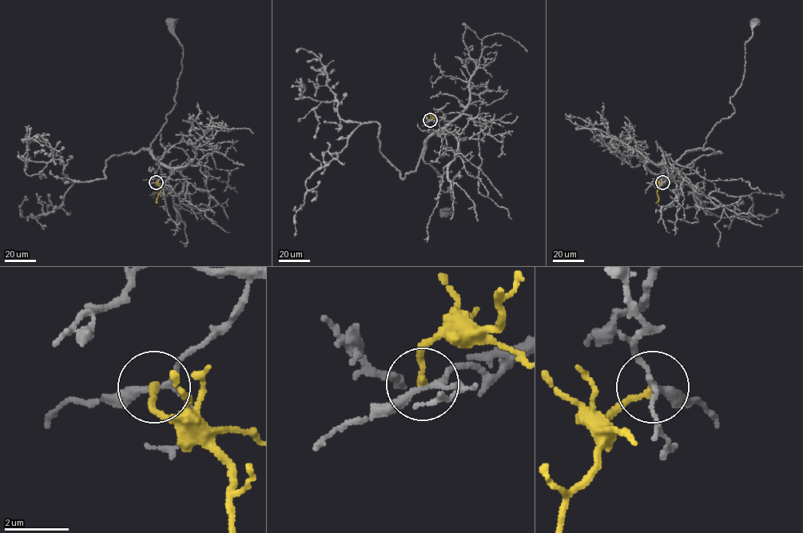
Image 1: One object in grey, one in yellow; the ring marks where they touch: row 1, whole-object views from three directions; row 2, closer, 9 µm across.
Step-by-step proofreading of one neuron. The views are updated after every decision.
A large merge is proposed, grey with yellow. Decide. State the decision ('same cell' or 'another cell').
another cell

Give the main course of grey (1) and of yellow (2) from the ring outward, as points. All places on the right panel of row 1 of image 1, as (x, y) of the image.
1: (662, 182), (665, 168), (704, 147), (713, 126), (734, 112), (730, 97), (741, 84), (754, 23)
2: (662, 182), (657, 190), (658, 200), (655, 203)

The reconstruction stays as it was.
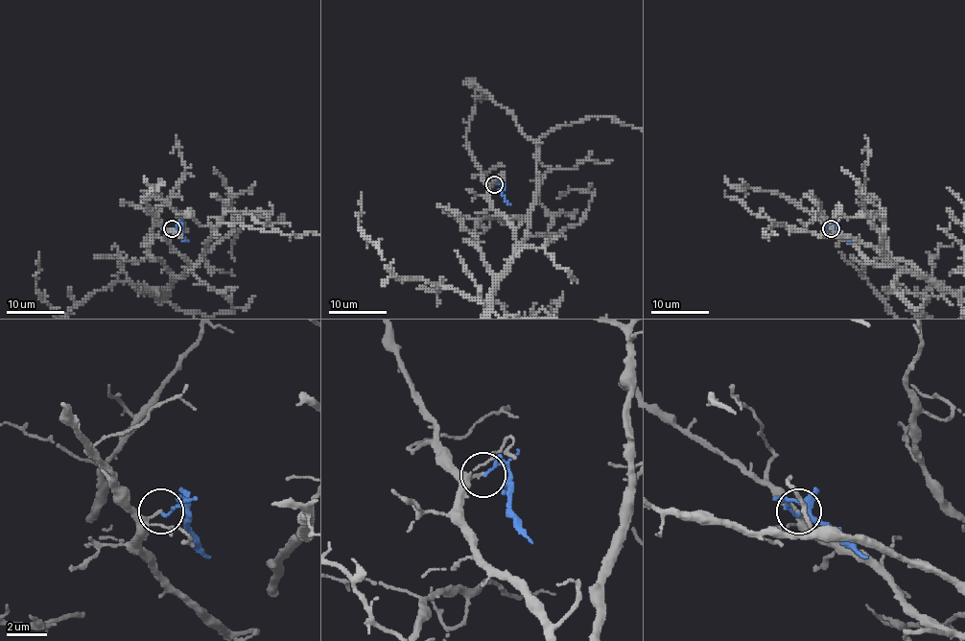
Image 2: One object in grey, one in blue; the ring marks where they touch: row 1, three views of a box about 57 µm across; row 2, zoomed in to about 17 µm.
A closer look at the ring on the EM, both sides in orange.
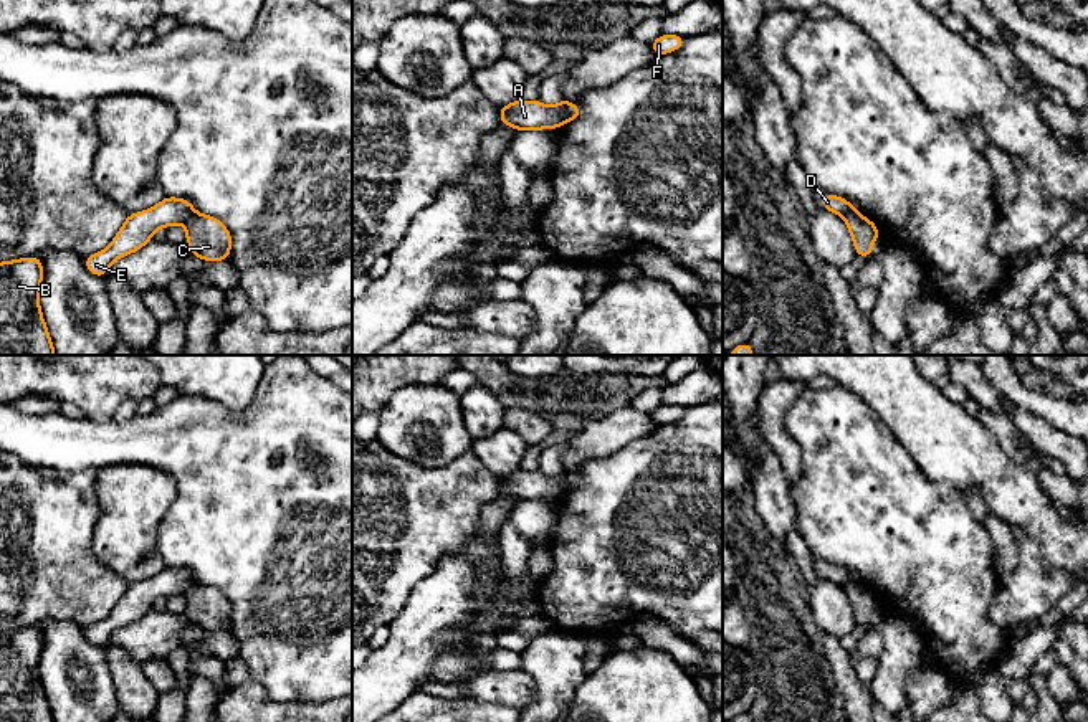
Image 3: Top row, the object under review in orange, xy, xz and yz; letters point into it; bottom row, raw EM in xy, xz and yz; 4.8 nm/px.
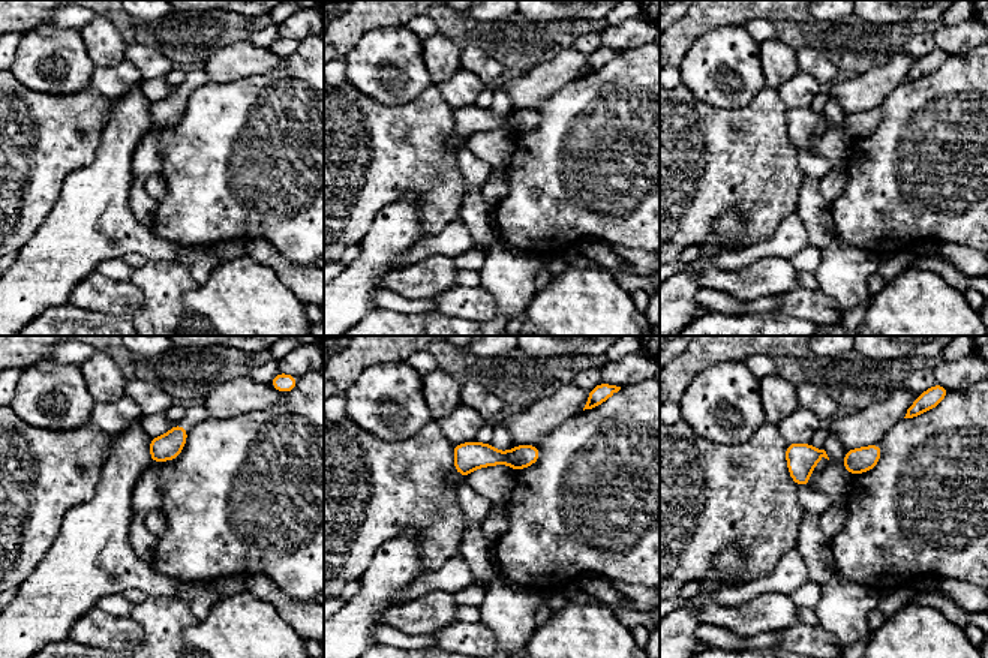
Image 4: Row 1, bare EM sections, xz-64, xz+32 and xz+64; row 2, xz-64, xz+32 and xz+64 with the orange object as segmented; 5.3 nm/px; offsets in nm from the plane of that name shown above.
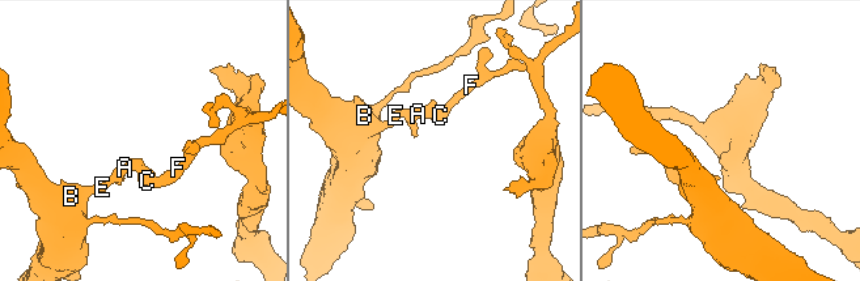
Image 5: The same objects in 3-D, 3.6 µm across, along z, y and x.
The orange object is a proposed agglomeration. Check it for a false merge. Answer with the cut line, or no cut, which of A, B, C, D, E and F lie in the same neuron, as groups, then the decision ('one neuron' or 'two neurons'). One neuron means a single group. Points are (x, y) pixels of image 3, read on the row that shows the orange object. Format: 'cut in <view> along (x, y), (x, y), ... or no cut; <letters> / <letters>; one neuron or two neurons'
cut in xz along (571, 104), (564, 111), (561, 123); A B D E / C F; two neurons

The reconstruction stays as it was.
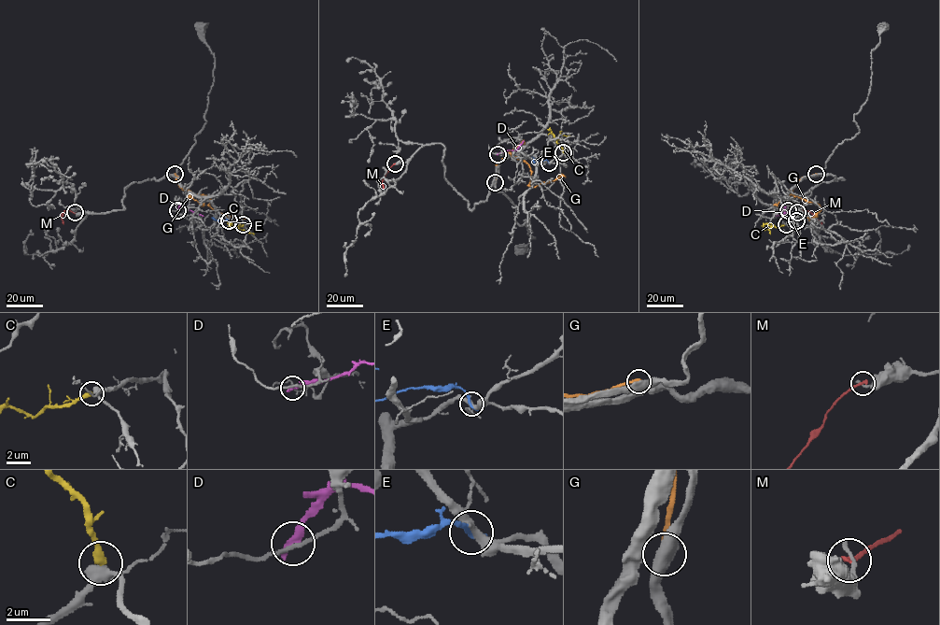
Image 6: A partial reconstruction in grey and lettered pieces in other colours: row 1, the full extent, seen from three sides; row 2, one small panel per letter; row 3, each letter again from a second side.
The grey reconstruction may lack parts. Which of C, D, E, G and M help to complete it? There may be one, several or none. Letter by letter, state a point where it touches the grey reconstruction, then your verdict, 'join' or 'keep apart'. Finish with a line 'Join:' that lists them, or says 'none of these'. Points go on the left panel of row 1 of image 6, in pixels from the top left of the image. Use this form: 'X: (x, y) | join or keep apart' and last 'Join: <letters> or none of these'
C: (243, 224) | join
D: (177, 210) | keep apart
E: (229, 220) | keep apart
G: (175, 174) | keep apart
M: (75, 212) | keep apart
Join: C

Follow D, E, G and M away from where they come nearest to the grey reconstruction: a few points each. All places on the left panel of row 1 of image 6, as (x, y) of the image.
D: (177, 209), (183, 205), (203, 216)
E: (229, 220), (211, 218)
G: (175, 174), (180, 187), (193, 194), (207, 196), (212, 208), (225, 215), (245, 219)
M: (75, 212), (70, 210), (63, 213), (63, 223)

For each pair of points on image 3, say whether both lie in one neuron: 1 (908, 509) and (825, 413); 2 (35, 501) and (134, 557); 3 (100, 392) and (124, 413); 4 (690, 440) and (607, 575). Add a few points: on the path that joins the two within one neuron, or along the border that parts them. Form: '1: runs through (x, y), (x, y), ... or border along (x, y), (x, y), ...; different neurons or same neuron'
1: runs through (885, 486), (844, 445), (840, 436); same neuron
2: border along (98, 496), (93, 554), (111, 569); different neurons
3: border along (138, 400), (124, 400), (113, 417); different neurons
4: runs through (685, 474), (617, 541); same neuron

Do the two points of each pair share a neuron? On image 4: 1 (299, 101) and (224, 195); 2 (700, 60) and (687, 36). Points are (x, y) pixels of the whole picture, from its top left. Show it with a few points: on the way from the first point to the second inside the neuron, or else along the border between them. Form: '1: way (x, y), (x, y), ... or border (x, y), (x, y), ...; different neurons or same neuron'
1: way (285, 125), (236, 171); same neuron
2: border (721, 26), (705, 32), (679, 65); different neurons

